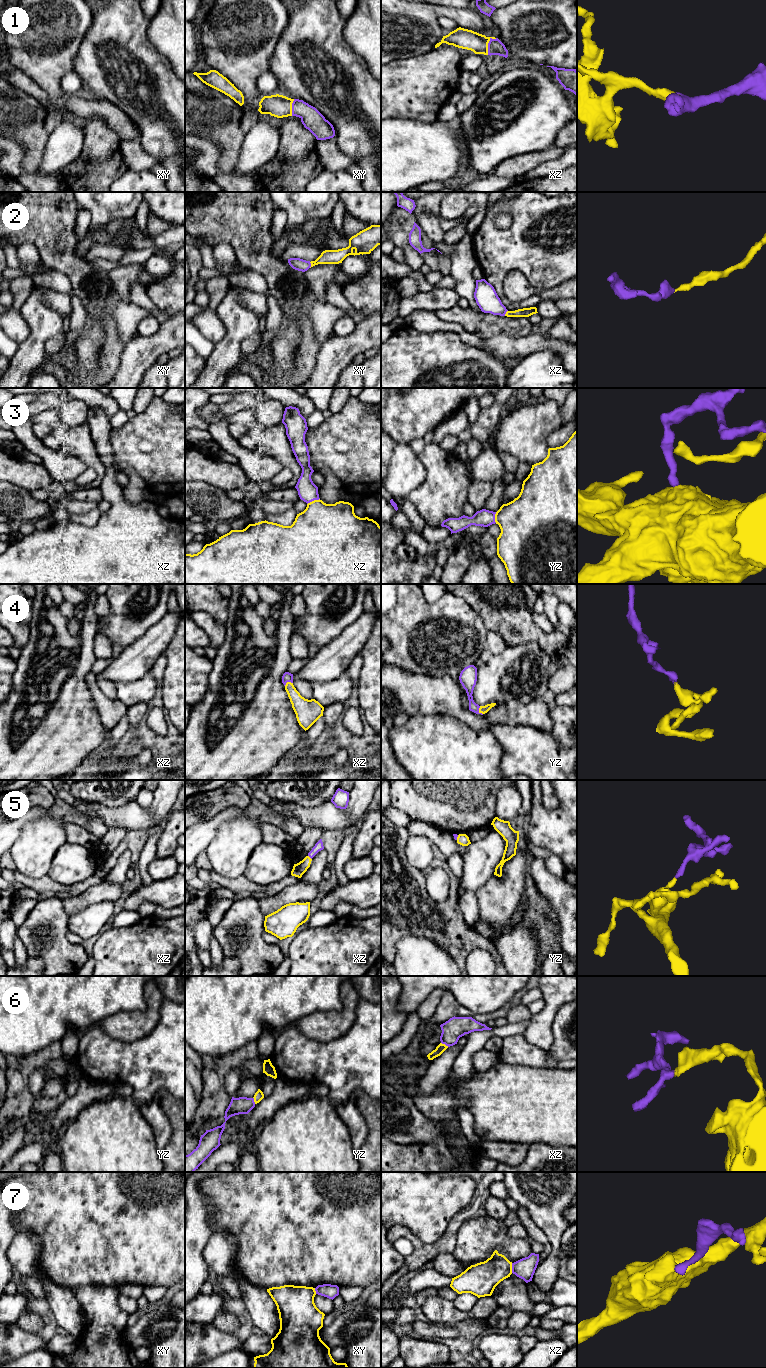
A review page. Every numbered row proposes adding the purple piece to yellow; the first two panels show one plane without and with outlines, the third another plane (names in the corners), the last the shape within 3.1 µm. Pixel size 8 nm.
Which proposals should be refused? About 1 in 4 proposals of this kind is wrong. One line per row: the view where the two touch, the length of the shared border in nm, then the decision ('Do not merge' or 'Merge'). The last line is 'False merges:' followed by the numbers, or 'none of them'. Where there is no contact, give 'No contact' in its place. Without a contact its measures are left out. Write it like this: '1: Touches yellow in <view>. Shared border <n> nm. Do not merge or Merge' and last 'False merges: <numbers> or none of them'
1: Touches yellow in xz. Shared border 150 nm. Merge
2: Touches yellow in xy. Shared border 50 nm. Merge
3: Touches yellow in xz. Shared border 120 nm. Merge
4: Touches yellow in yz. Shared border 80 nm. Merge
5: Touches yellow in xz. Shared border 50 nm. Merge
6: Touches yellow in xz. Shared border 70 nm. Merge
7: Touches yellow in xz. Shared border 80 nm. Do not merge
False merges: 7

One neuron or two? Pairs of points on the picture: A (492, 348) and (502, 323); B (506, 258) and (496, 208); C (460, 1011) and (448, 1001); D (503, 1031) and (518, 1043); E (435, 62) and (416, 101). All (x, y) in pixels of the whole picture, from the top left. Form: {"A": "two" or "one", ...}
{"A": "two", "B": "one", "C": "one", "D": "two", "E": "one"}

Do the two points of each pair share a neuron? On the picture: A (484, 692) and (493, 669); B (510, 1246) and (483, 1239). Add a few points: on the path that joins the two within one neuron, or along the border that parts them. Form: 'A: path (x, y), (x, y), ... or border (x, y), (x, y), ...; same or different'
A: path (490, 686), (493, 683), (493, 675); same
B: path (503, 1243), (499, 1239), (490, 1239); same

